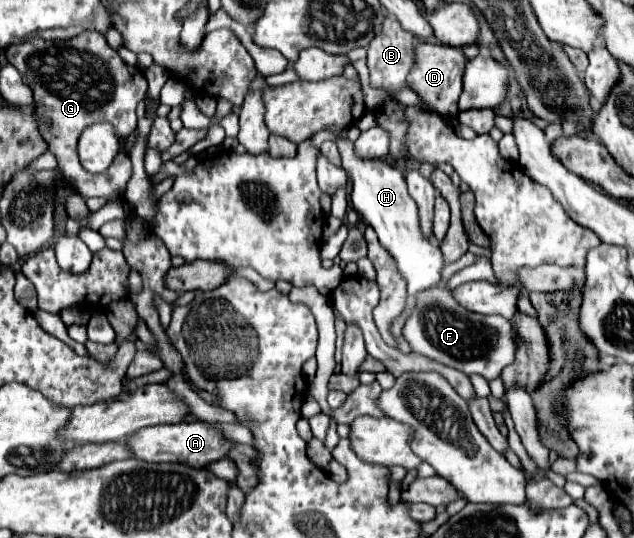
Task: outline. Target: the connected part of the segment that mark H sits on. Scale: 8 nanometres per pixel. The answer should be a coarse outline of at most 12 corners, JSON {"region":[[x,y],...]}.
{"region":[[337,141],[351,203],[395,259],[407,293],[443,281],[401,171]]}

